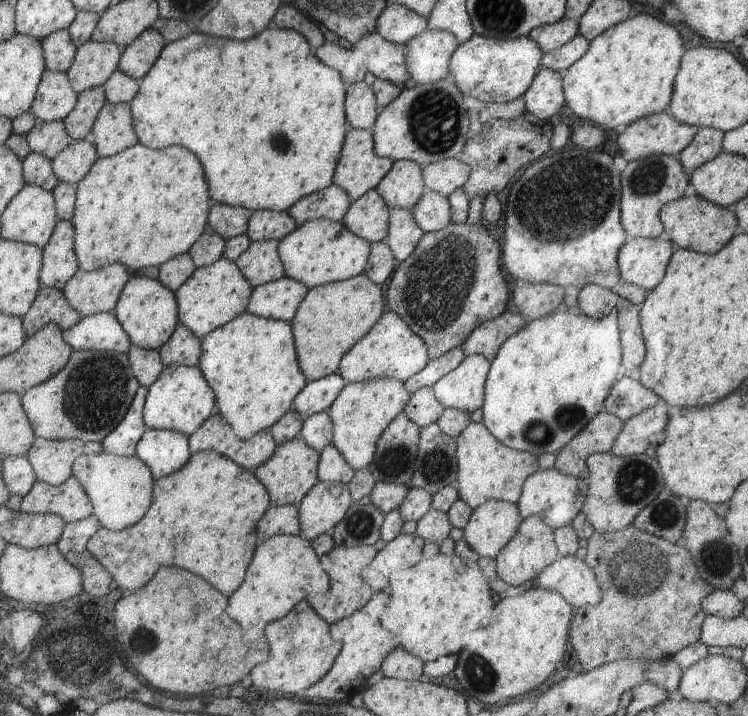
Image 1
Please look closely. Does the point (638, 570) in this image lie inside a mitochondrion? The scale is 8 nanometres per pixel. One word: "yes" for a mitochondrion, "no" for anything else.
yes

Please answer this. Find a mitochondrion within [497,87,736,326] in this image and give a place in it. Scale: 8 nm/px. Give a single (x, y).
(649, 177)

